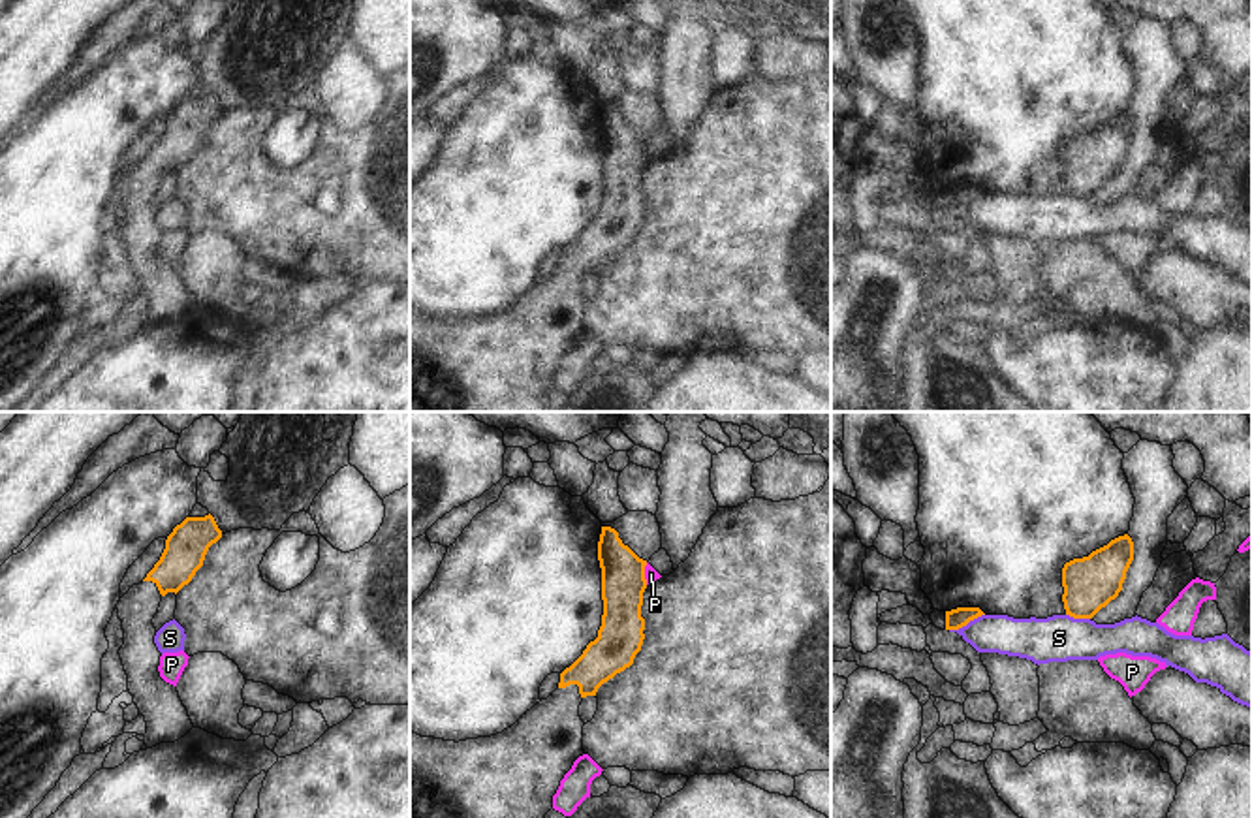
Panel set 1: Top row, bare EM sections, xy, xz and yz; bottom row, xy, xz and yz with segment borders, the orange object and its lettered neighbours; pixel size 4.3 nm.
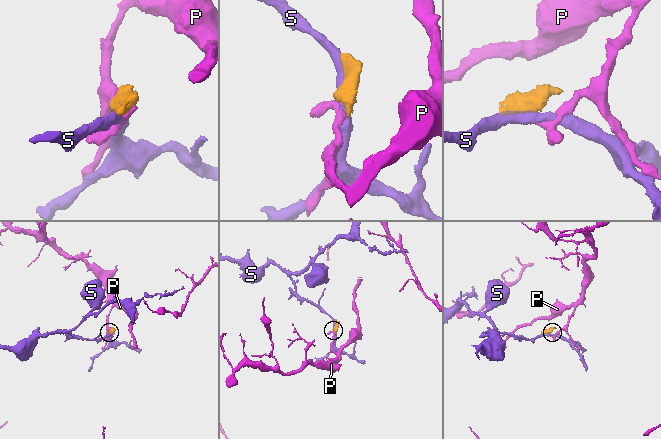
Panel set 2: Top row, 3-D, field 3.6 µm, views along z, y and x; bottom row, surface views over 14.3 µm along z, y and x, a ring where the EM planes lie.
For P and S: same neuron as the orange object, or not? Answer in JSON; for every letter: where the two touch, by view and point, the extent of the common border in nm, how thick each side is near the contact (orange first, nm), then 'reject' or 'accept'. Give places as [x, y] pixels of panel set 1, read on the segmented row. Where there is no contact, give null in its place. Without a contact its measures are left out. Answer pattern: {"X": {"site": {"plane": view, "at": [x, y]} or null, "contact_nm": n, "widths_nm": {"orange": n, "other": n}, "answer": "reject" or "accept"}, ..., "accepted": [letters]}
{"P": {"site": {"plane": "xz", "at": [643, 574]}, "contact_nm": 100, "widths_nm": {"orange": 190, "other": 60}, "answer": "reject"}, "S": {"site": {"plane": "yz", "at": [967, 623]}, "contact_nm": 170, "widths_nm": {"orange": 90, "other": 170}, "answer": "reject"}, "accepted": []}

